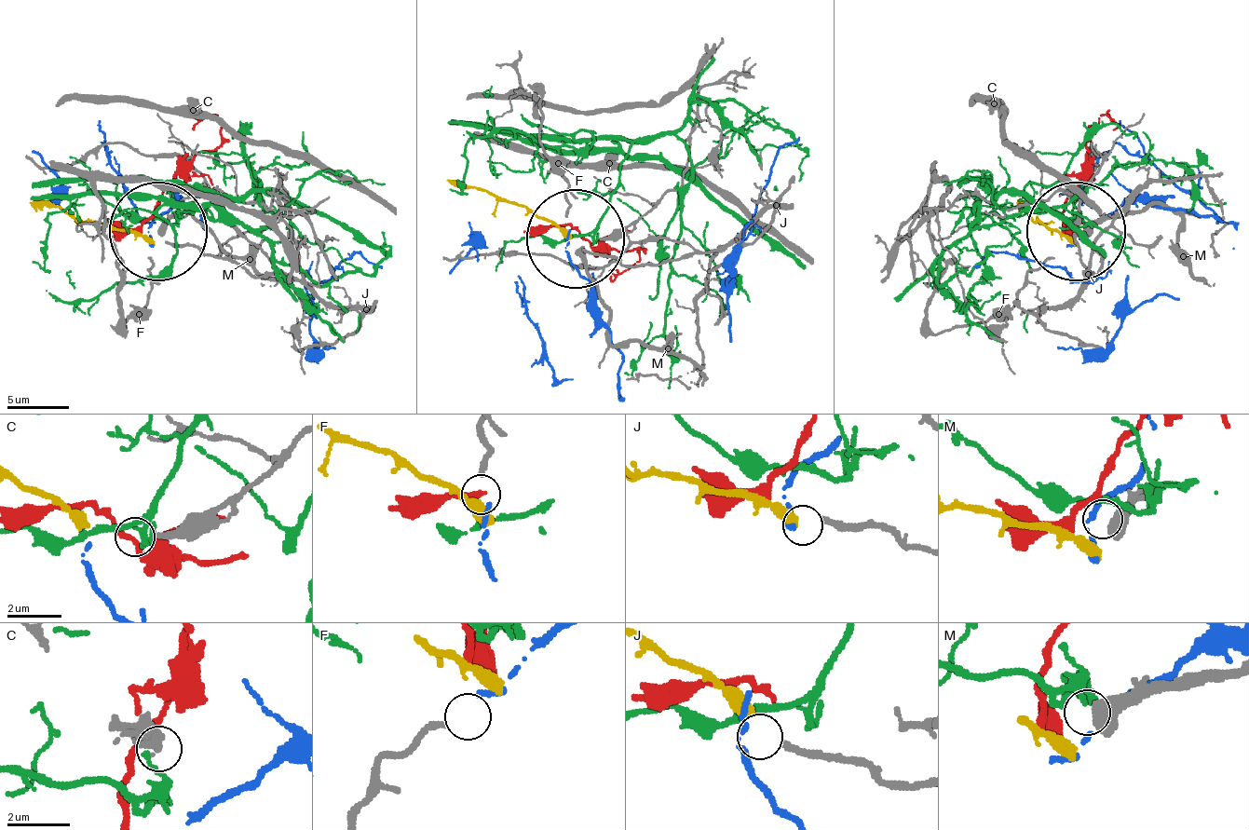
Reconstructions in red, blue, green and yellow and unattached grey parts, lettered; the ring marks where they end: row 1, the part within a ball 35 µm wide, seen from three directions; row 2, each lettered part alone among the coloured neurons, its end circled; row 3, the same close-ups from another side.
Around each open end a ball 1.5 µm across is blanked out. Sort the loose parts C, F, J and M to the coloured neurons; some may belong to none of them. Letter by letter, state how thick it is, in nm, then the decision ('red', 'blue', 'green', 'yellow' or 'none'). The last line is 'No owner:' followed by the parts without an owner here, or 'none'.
C: calibre 200 nm; none
F: calibre 200 nm; blue
J: calibre 240 nm; yellow
M: calibre 550 nm; none
No owner: C, M

